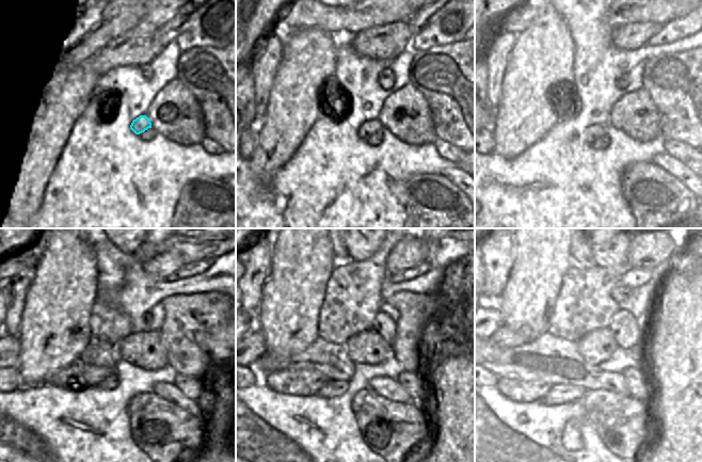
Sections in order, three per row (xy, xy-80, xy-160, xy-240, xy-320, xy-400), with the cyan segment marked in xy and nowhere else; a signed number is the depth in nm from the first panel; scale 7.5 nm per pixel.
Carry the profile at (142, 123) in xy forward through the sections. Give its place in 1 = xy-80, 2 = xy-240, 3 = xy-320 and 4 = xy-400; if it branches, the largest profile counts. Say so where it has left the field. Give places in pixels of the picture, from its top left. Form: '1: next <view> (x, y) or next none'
1: next xy-80 (366, 129)
2: next xy-240 (77, 377)
3: next xy-320 (302, 382)
4: next xy-400 (514, 388)

